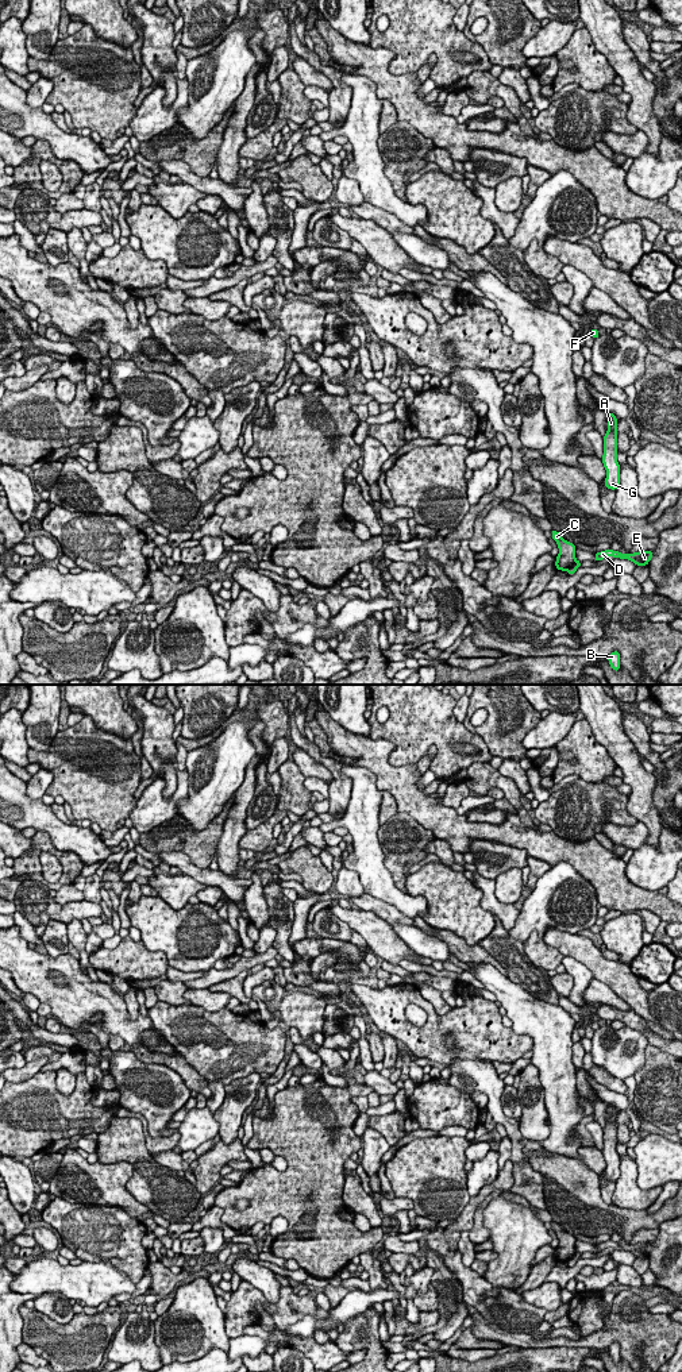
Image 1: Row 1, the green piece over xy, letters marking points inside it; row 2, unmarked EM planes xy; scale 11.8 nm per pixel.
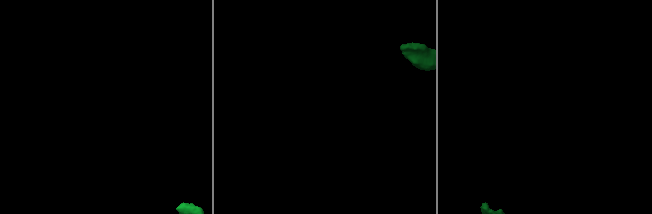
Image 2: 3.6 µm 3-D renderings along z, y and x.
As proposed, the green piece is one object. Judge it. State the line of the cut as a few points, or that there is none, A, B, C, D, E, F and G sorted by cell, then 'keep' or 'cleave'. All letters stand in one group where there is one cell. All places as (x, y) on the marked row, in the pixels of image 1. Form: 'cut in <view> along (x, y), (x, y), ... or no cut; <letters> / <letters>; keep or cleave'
cut in xy along (577, 561), (567, 570); A B D E F G / C; cleave

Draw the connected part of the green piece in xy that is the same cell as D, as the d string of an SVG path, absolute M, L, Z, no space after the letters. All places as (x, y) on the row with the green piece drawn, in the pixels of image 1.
M609 548L609 550L605 550L605 551L601 551L601 552L594 552L594 554L597 556L594 562L602 560L606 556L613 556L614 559L620 558L620 559L632 560L636 566L647 566L648 562L652 558L652 551L639 551L639 552L633 552L633 554L620 554L619 551L613 551L613 550Z

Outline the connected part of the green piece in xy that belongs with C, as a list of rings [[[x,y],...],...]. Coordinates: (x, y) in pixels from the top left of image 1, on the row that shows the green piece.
[[[551,531],[552,539],[556,542],[559,554],[556,556],[556,562],[554,563],[556,566],[556,570],[566,571],[569,570],[575,562],[575,544],[565,540],[559,532]]]

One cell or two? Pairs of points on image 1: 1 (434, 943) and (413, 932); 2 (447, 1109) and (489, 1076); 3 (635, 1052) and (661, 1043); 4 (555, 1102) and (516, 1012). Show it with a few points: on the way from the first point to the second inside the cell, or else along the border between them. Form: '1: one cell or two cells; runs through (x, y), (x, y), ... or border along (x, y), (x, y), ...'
1: one cell; runs through (428, 943), (419, 937)
2: two cells; border along (447, 1080), (470, 1095)
3: two cells; border along (625, 1025), (640, 1031), (648, 1043)
4: one cell; runs through (555, 1079), (551, 1045), (539, 1033)

